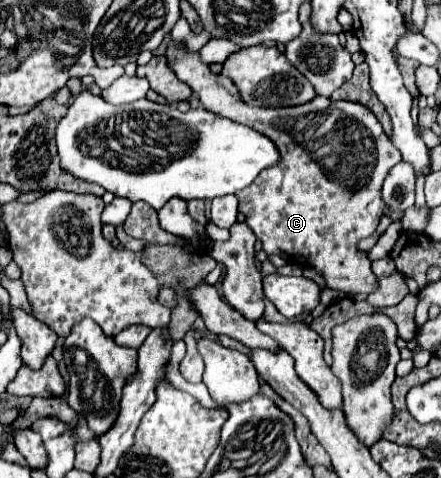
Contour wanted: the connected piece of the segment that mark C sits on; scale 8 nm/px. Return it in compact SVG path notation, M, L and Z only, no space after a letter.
M170 40L166 58L174 74L186 82L200 98L202 106L222 118L230 118L232 122L250 126L258 130L260 134L266 134L278 146L278 152L282 154L282 162L278 166L262 170L258 178L252 182L250 188L238 190L238 210L246 216L246 224L252 228L258 240L262 240L262 250L270 254L282 256L286 262L296 264L308 264L324 274L328 288L338 292L372 292L378 288L378 278L372 274L370 260L364 252L358 252L356 244L372 236L380 216L384 216L386 204L382 202L380 190L386 174L392 166L396 166L402 160L402 154L398 154L398 148L390 142L390 138L384 134L380 122L376 116L362 104L346 102L346 100L330 100L326 96L318 96L312 102L292 106L292 108L258 108L248 106L242 102L238 88L230 78L224 78L220 74L214 74L210 70L210 64L200 60L200 52L188 52L180 42Z

